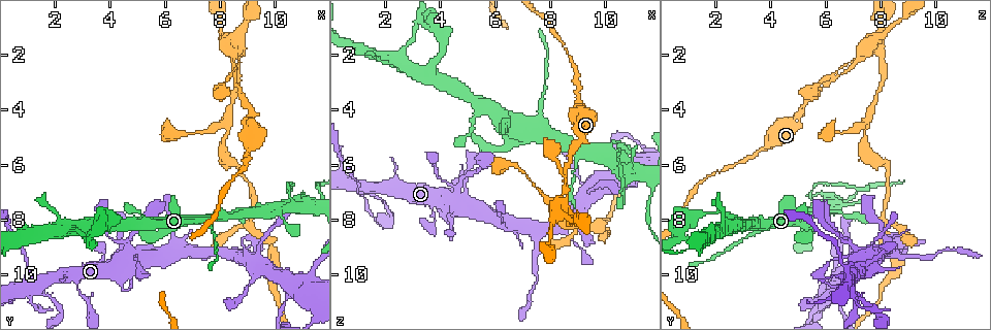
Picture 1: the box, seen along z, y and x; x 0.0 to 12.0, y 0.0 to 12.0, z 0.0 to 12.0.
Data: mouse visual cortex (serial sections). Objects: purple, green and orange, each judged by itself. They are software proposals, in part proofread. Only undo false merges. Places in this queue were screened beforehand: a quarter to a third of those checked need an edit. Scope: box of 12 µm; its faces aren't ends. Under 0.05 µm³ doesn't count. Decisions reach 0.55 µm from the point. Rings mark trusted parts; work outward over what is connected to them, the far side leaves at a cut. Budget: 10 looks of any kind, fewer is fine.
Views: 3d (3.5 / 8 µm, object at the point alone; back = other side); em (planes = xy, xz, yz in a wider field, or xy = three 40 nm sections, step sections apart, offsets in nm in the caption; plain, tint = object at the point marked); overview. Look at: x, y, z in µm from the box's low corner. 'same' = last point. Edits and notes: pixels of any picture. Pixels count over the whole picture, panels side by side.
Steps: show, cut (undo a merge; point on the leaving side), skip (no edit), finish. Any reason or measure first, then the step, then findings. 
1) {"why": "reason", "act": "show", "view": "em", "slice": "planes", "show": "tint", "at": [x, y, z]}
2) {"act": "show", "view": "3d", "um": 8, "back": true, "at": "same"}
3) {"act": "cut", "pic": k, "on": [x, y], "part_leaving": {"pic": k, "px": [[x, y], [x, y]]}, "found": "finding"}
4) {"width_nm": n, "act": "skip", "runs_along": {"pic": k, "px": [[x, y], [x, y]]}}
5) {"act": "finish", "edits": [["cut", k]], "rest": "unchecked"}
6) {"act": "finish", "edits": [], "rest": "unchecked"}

{"why": "abrupt turn", "act": "show", "view": "3d", "um": 8, "back": true, "at": [1.2, 10.4, 6.9]}

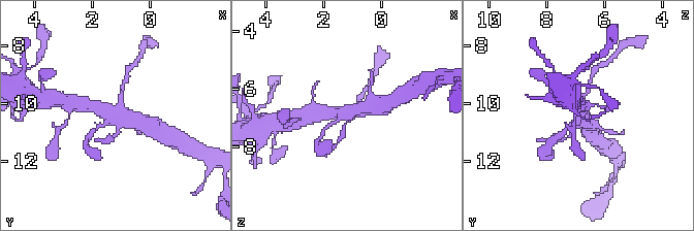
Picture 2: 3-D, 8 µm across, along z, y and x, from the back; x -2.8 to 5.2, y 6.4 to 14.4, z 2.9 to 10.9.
{"why": "zoom in", "act": "show", "view": "3d", "um": 3.5, "at": [1.2, 10.3, 6.9]}

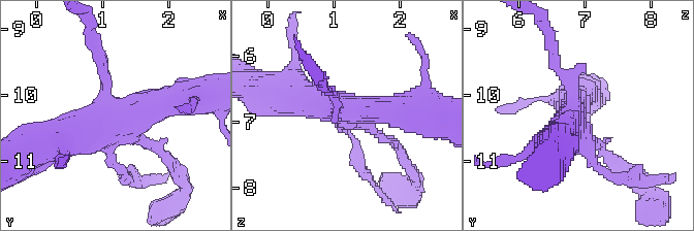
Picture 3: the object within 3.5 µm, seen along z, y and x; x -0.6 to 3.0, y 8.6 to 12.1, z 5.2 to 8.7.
{"why": "now the EM", "act": "show", "view": "em", "slice": "xy", "step": 2, "show": "tint", "at": [1.30, 10.25, 6.80]}

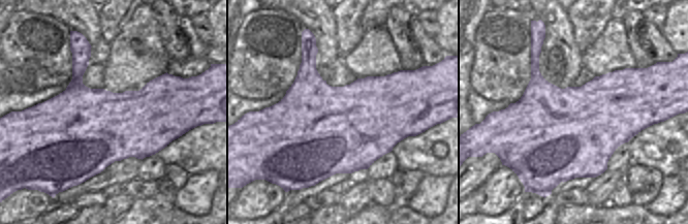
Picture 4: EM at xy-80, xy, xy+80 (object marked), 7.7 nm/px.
{"act": "skip", "runs_along": {"pic": 3, "px": [[184, 96], [63, 140]]}, "found": "continuous, no second cell"}

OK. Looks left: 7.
{"act": "show", "view": "3d", "um": 8, "at": [7.5, 9.2, 8.3]}

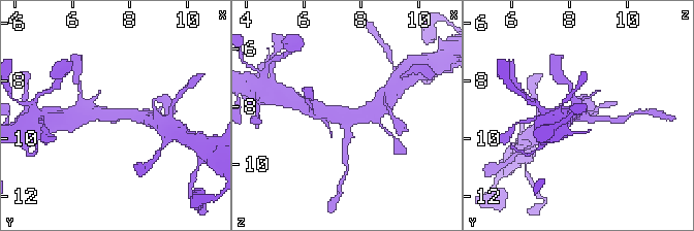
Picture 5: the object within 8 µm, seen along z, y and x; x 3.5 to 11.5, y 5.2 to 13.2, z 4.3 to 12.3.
{"arms": 3, "arm_widths_nm": [200, 350, 400], "act": "show", "view": "em", "slice": "xy", "step": 3, "show": "tint", "at": [7.4, 9.2, 8.4]}

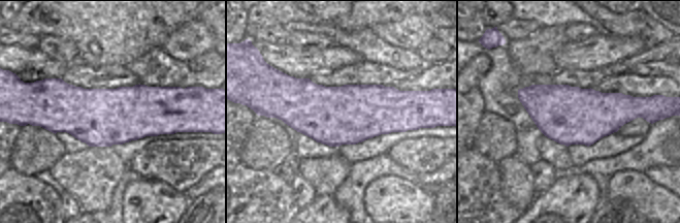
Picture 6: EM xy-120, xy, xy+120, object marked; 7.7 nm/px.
{"width_nm": 460, "act": "skip", "runs_along": {"pic": 5, "px": [[85, 114], [137, 114], [144, 118]]}, "found": "all the same cell"}

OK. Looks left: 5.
{"why": "sudden change in width", "act": "show", "view": "3d", "um": 3.5, "at": [3.2, 11.0, 7.0]}

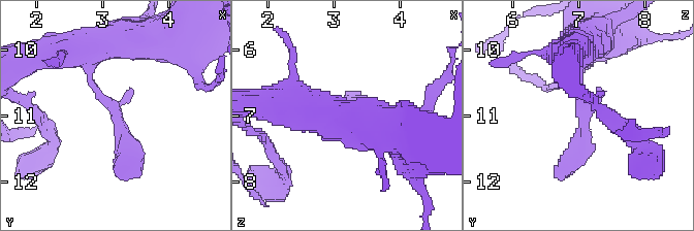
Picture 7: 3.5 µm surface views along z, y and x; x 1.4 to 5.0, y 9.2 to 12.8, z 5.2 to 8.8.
{"why": "now the EM", "act": "show", "view": "em", "slice": "xy", "step": 5, "show": "tint", "at": [3.25, 11.10, 7.10]}

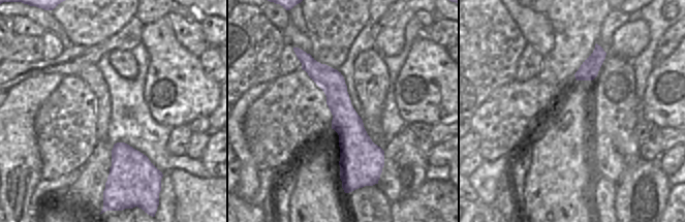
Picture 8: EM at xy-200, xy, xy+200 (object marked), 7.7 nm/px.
{"act": "skip", "runs_along": {"pic": 7, "px": [[89, 59], [89, 81], [127, 141], [124, 179]]}, "found": "all the same cell"}

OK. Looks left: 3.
{"why": "abrupt turn", "act": "show", "view": "3d", "um": 8, "at": [10.6, 7.4, 5.5]}

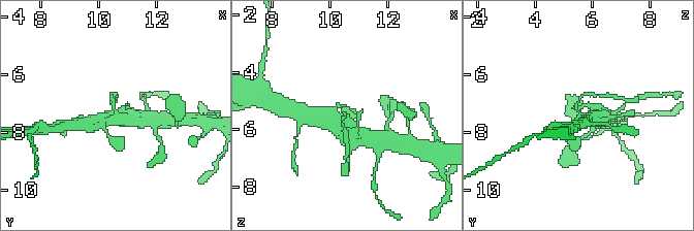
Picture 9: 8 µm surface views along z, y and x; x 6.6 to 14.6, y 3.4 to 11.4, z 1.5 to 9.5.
{"act": "show", "view": "em", "slice": "xy", "step": 3, "show": "tint", "at": [10.7, 7.4, 5.5]}

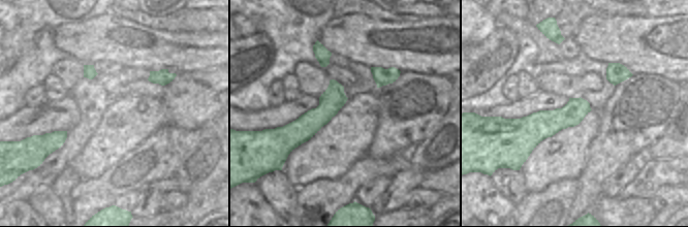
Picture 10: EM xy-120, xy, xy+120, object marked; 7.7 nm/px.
{"arm_widths_nm": [150, 450, 500], "act": "skip", "runs_along": {"pic": 10, "px": [[334, 83], [334, 98], [288, 149]]}, "found": "continuous, no second cell"}

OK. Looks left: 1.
{"act": "finish", "edits": [], "rest": "unchecked"}

